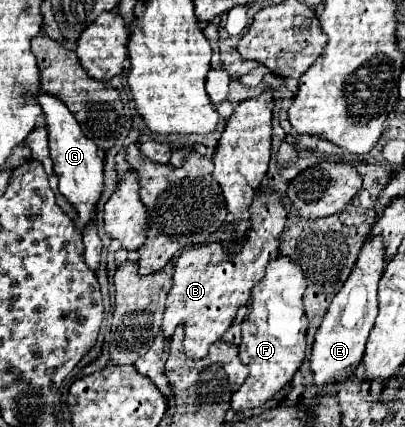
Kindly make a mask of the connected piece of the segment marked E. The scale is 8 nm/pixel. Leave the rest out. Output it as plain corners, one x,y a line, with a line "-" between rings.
371,239
363,245
351,275
343,283
341,291
333,297
323,323
317,329
309,359
317,389
325,389
329,383
339,381
345,375
353,375
357,365
361,363
367,337
377,317
377,283
381,275
383,275
383,241

